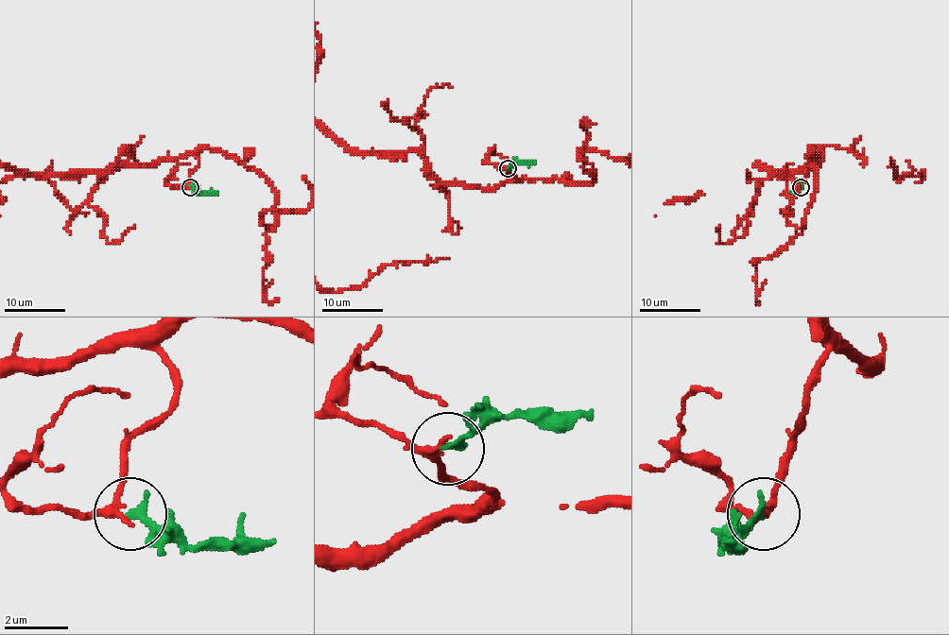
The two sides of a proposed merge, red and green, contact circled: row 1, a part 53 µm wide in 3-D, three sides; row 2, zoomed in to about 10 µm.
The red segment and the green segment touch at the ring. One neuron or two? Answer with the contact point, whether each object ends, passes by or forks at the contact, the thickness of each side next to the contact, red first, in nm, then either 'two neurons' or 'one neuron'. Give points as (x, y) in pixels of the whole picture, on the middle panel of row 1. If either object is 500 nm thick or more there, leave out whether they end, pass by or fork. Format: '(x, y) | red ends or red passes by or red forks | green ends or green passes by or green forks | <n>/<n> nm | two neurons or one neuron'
(508, 168) | red passes by | green ends | 200/200 nm | two neurons

